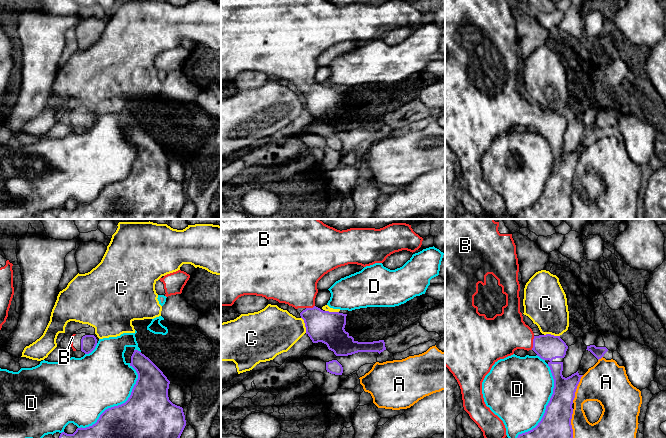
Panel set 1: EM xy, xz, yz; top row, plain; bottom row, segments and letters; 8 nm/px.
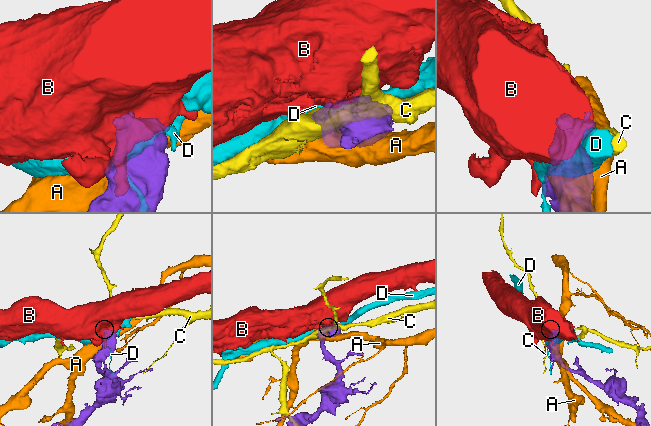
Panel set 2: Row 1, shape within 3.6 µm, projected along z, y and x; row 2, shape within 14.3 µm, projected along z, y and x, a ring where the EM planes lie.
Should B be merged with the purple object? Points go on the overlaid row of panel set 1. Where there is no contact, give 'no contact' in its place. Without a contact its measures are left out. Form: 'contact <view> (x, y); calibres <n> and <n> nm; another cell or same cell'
contact yz (533, 343); calibres 200 and 320 nm; same cell

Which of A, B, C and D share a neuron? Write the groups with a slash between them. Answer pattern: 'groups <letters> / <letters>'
groups A / B / C / D

